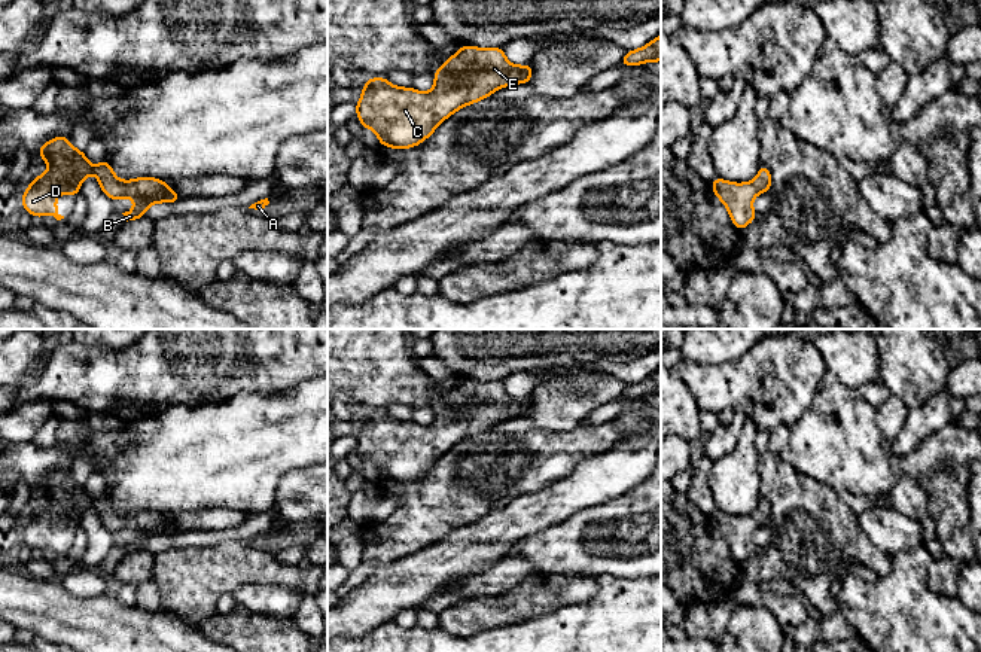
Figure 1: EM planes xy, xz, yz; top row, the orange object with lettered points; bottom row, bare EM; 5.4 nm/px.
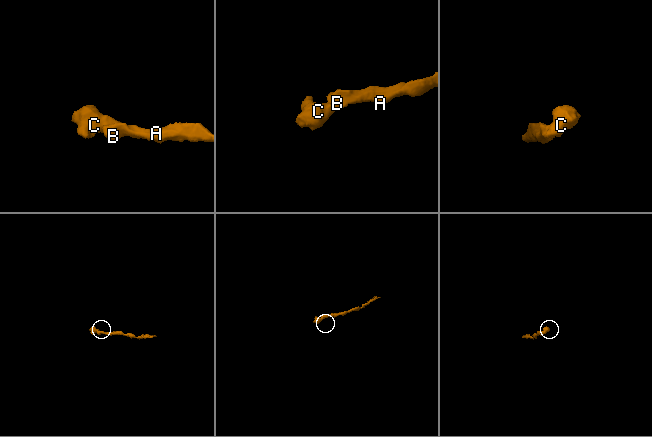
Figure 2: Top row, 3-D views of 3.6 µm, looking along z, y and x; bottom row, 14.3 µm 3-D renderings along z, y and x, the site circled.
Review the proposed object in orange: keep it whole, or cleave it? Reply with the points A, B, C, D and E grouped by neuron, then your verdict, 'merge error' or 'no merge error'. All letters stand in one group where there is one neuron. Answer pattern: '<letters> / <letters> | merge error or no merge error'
A B C D E | no merge error

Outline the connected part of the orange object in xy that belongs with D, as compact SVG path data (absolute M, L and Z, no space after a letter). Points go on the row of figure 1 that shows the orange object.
M58 135L54 140L39 147L42 161L46 161L51 168L34 177L30 186L22 194L22 210L37 219L51 214L57 220L64 219L57 211L57 195L76 195L80 192L80 183L91 173L98 179L101 191L110 199L132 198L135 207L122 213L128 220L144 217L149 205L155 202L177 202L182 199L165 180L155 177L137 177L134 180L119 180L104 158L97 167L92 167L85 156L85 152L77 150L70 144L68 138Z

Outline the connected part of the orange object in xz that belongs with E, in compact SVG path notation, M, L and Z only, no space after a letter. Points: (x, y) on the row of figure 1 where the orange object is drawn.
M466 45L435 71L436 82L429 92L393 86L386 77L363 80L356 115L362 128L377 134L380 144L415 147L454 112L531 77L531 65L511 64L502 46L481 49Z

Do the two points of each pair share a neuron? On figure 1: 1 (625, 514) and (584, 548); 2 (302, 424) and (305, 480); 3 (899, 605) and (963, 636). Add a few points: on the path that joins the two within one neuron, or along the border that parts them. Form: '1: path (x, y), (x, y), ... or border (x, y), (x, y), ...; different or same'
1: path (615, 524), (602, 538), (594, 539); same
2: border (311, 465), (291, 468), (276, 487); different
3: path (916, 621), (931, 636), (947, 636); same

